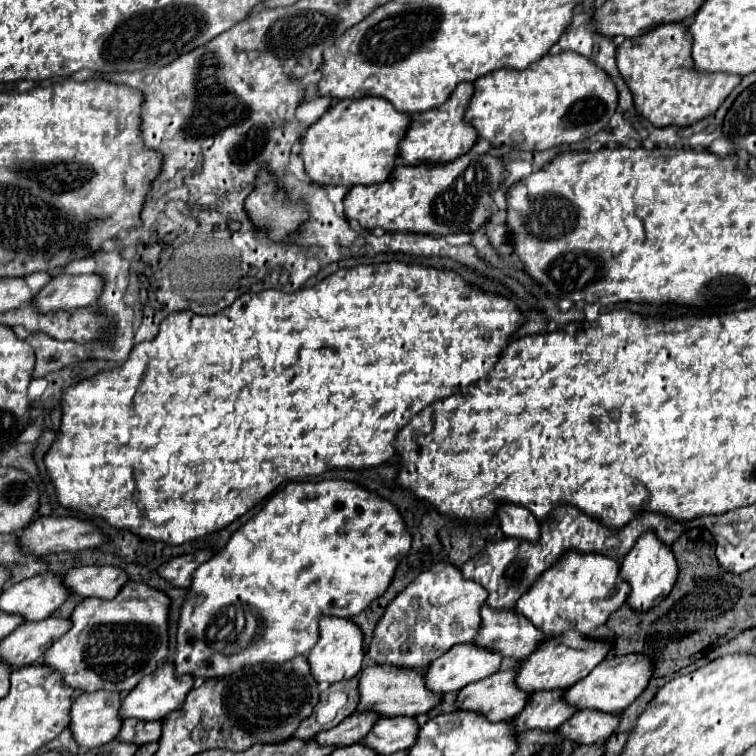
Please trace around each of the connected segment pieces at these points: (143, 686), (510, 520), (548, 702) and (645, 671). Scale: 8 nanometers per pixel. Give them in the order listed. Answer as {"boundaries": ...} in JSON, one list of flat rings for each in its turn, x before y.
{"boundaries":[[[164,663,156,669,156,673,146,675,134,691,126,693,120,705,118,715,122,719,140,719,140,721,156,721,166,713,182,707,186,691,192,689,192,679,174,675,174,665]],[[508,503,506,507,502,507,502,511,498,511,498,519,504,535,516,537,528,543,538,543,540,523,524,507,514,507]],[[540,691,538,693,538,701,534,699,534,695,530,695,526,707,514,717,510,719,510,725,516,733,522,731,530,731,530,729,540,729,540,731,554,731,558,729,570,715,574,715,574,711,570,711,570,707,562,707,562,703,558,703,558,695,562,691]],[[622,655,622,657,612,657,604,659,600,665,596,665,588,677,580,679,572,687,568,687,562,695,562,699,574,707,576,711,602,711,602,713,618,713,624,707,628,707,646,687,650,681,650,661,642,659,642,655]]]}

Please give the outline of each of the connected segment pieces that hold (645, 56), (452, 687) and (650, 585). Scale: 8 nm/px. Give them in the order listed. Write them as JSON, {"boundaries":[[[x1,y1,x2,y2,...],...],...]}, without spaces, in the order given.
{"boundaries":[[[682,23,658,25,642,37,624,39,616,49,616,61,632,93,634,109,654,127,694,125,712,115,742,79,740,75,698,75,698,71,690,71,690,39,686,39,686,25]],[[474,643,454,645,434,663,430,663,430,667,424,673,424,685,432,693,440,695,460,691,462,687,496,673,500,663,502,655,480,649]],[[642,535,642,539,638,539,638,545,632,547,630,555,626,555,626,559,622,561,622,567,620,567,620,577,632,589,626,603,630,605,630,609,634,609,638,613,646,613,648,609,658,605,670,593,676,575,678,575,678,565,676,565,676,559,674,559,670,547,666,547,664,543,658,543,658,539,654,539,654,535]]]}

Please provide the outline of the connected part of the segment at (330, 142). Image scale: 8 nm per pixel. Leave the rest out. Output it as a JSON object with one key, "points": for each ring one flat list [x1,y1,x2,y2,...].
{"points":[[346,99,330,109,302,135,300,157,312,183,324,187,374,185,388,179,398,157,398,141,408,129,410,117,394,111,384,99]]}

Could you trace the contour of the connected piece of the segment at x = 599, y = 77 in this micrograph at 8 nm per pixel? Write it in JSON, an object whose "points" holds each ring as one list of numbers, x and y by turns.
{"points":[[560,51,558,55,544,55,522,71,498,69,478,77,464,121,478,131,478,139,490,141,492,147,546,151,584,141,604,129,616,101,618,91,598,65,578,53]]}

